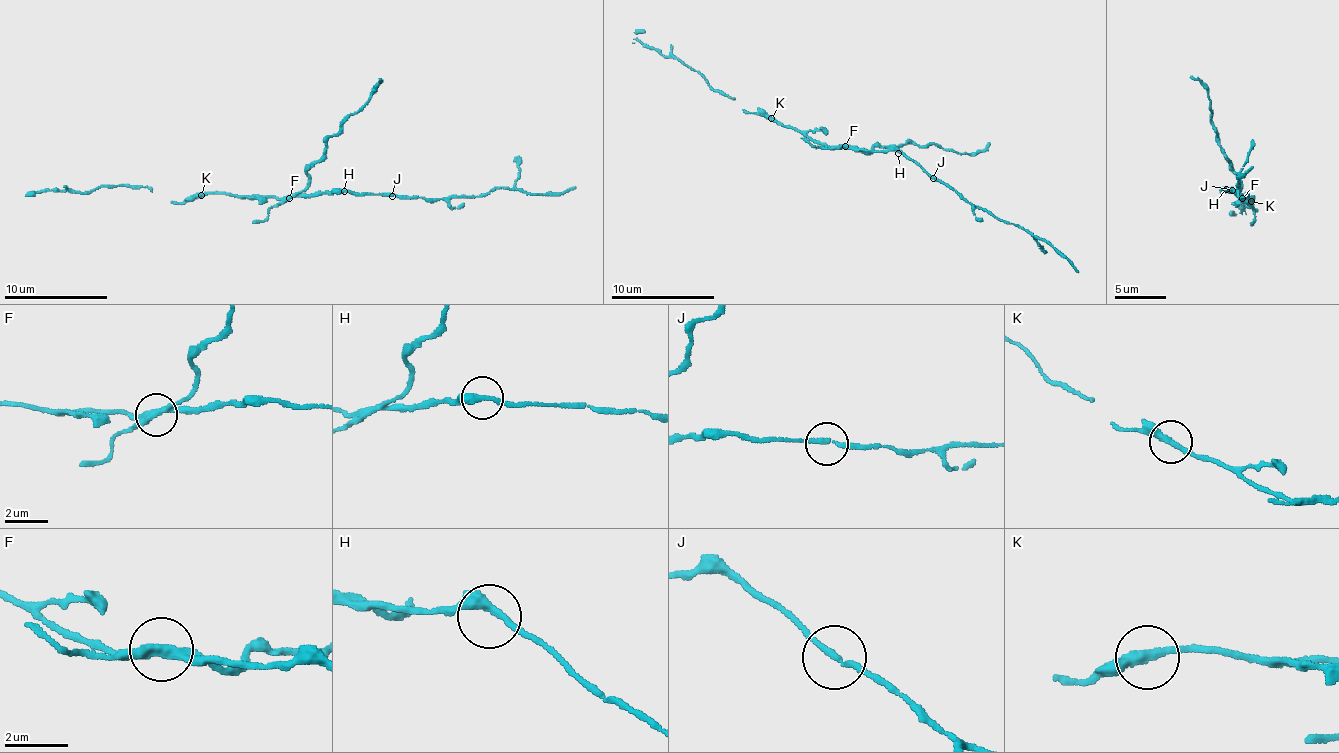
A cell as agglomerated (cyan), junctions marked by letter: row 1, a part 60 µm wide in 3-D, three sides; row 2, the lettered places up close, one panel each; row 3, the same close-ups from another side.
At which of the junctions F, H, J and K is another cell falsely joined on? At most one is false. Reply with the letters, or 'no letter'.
F

